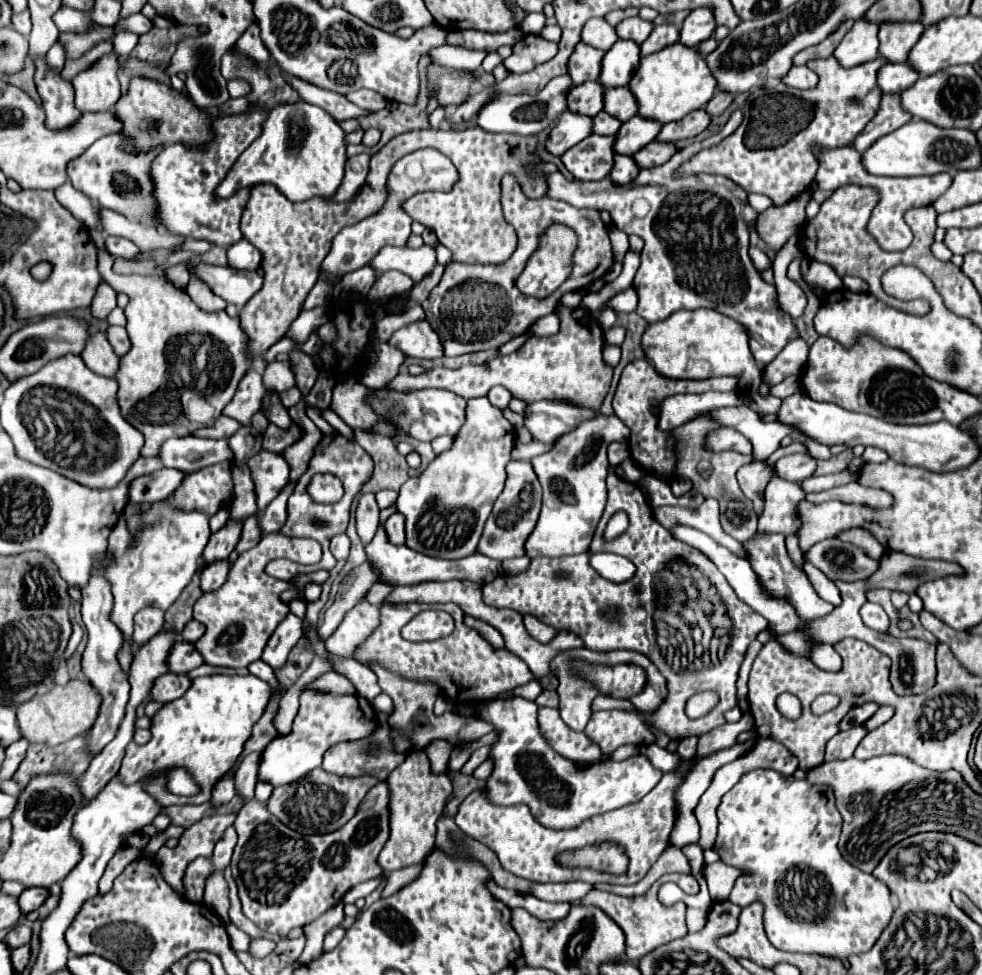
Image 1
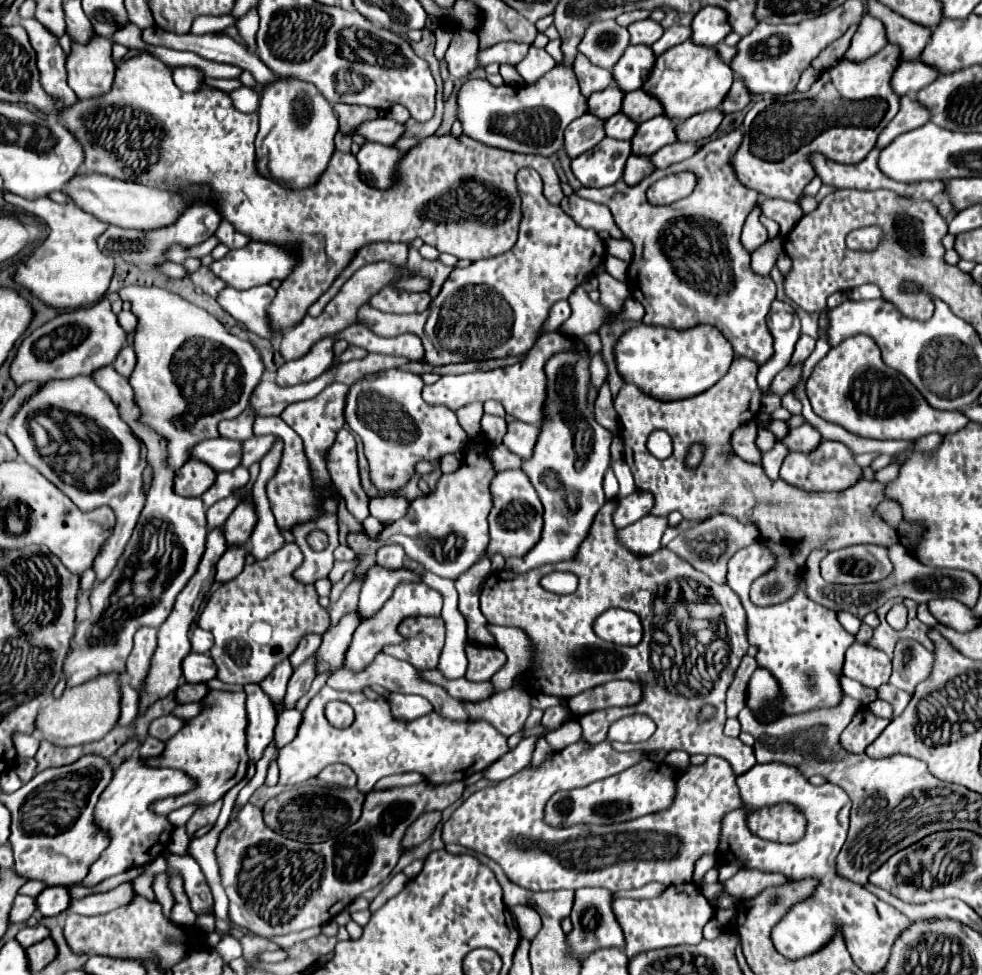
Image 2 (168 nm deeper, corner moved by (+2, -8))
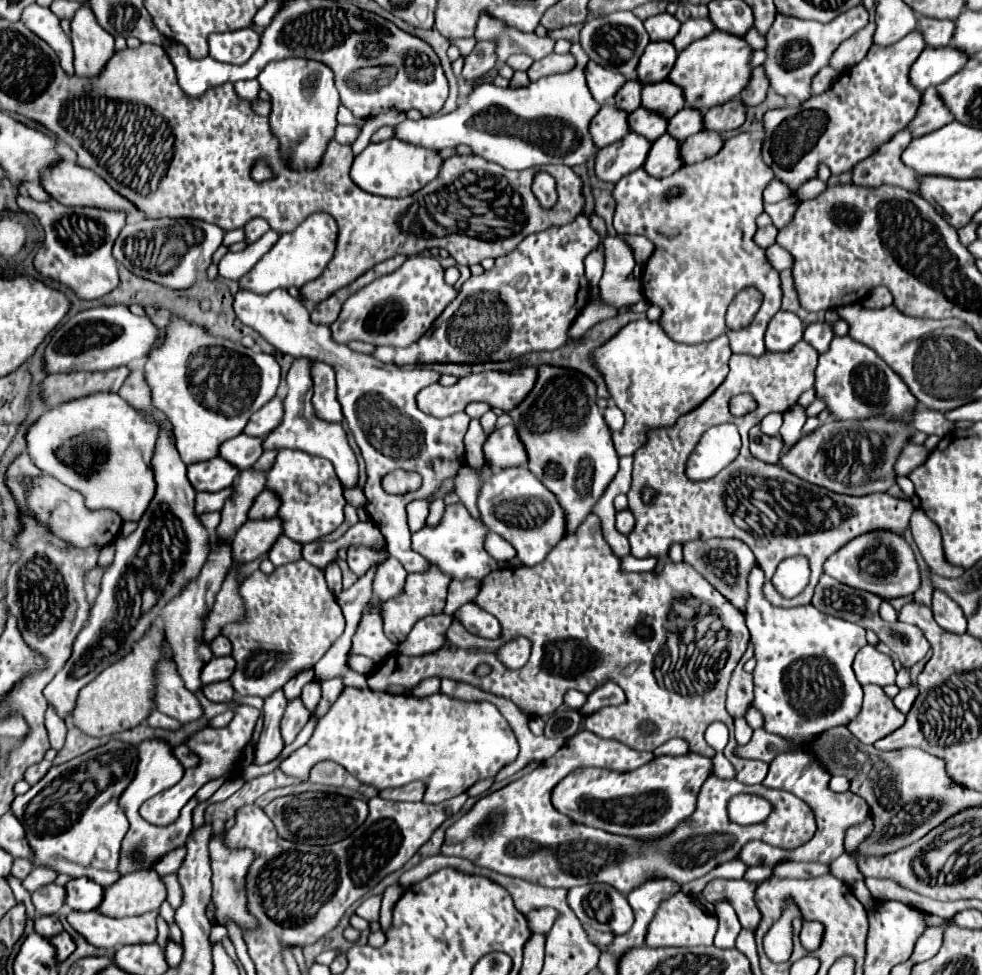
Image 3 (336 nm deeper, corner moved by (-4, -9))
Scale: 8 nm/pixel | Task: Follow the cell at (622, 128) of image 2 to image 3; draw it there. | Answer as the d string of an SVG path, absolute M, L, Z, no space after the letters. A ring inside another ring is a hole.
M636 108L634 112L628 114L628 124L630 124L632 132L644 136L648 142L654 142L656 138L660 138L666 132L668 120L646 108Z

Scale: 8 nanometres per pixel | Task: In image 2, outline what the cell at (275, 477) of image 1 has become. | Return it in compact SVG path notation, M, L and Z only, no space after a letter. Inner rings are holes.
M236 467L234 471L228 471L228 473L218 473L216 477L216 483L202 495L202 501L206 507L214 505L216 501L220 499L226 499L230 497L234 491L242 489L246 483L250 481L250 473L246 467Z

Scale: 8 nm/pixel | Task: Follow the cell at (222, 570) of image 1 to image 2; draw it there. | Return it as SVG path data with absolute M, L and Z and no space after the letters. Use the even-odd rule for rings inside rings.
M230 545L228 551L220 557L220 561L216 565L216 581L226 583L226 581L232 581L234 577L238 577L248 553L250 551L246 545Z

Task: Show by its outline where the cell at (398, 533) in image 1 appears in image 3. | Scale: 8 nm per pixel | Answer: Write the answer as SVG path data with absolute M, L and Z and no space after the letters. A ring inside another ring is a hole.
M392 556L378 566L376 578L374 578L374 596L380 602L386 602L390 596L396 596L402 590L402 584L406 580L406 570L398 560Z

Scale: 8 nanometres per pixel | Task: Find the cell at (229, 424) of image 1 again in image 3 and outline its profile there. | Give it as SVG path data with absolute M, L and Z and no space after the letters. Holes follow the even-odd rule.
M282 382L278 394L266 406L262 406L258 412L254 412L254 416L250 416L250 422L246 424L244 434L264 438L272 428L276 428L282 420L282 400L284 400L284 396L286 396L286 386Z

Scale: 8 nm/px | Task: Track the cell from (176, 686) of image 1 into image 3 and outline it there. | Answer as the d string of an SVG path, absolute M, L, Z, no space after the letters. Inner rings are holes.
M214 682L208 686L202 686L202 694L210 700L210 702L230 702L234 698L234 688L230 686L230 682Z

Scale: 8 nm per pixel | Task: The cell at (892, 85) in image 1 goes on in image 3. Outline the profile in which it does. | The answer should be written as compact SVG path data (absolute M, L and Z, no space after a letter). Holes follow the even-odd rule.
M952 46L946 48L924 48L918 60L910 68L910 82L914 88L924 92L928 86L938 86L964 68L966 56Z

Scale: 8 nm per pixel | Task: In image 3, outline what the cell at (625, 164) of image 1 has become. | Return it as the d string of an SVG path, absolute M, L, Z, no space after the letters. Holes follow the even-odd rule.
M668 134L660 136L652 144L648 158L642 166L646 170L646 174L650 174L654 178L666 178L666 176L674 174L682 166L682 162L678 160L678 144L680 142Z

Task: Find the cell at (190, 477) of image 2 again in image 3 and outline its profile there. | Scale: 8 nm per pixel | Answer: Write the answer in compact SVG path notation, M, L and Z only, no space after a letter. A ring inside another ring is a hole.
M212 458L188 466L188 480L198 492L218 492L234 484L236 478L238 470L222 458Z

